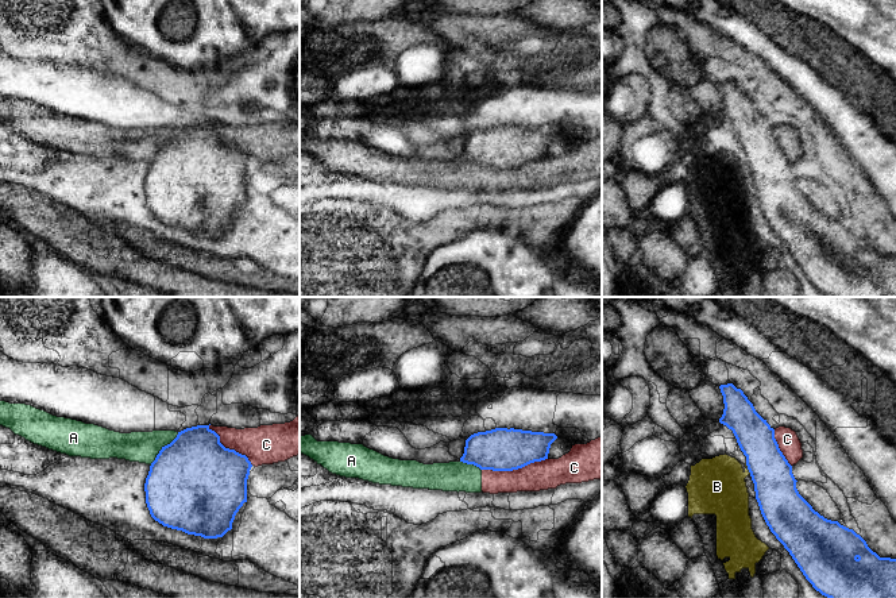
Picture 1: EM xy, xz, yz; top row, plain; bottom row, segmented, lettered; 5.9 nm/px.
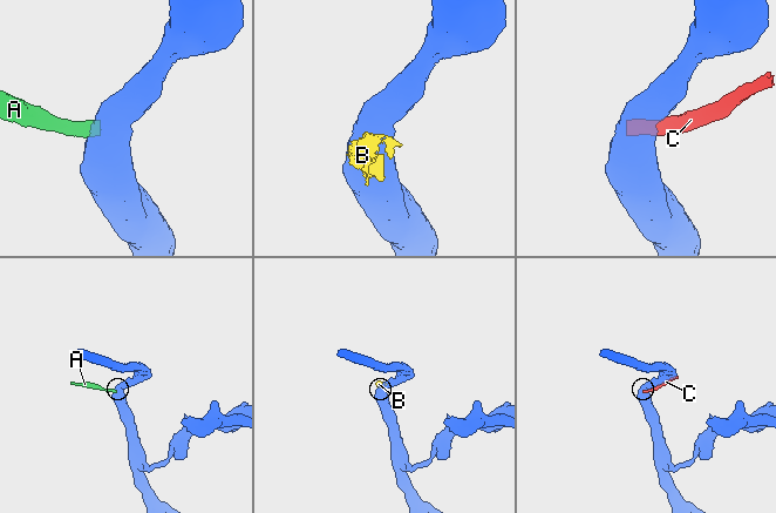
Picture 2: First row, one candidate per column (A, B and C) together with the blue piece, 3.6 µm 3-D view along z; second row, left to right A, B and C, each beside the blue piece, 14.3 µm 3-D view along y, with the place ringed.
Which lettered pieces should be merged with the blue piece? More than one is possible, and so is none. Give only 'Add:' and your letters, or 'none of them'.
Add: none of them

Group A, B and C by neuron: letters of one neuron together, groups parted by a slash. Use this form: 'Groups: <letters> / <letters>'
Groups: A C / B

